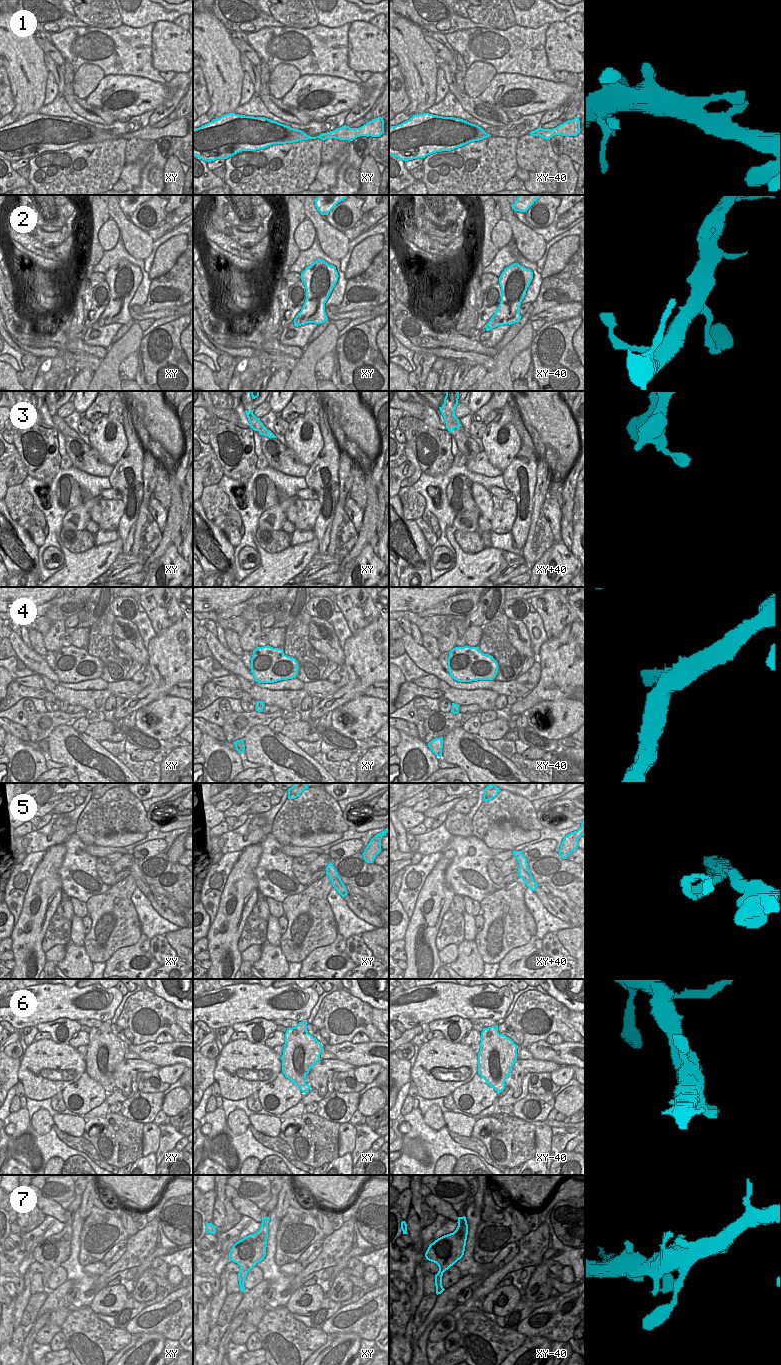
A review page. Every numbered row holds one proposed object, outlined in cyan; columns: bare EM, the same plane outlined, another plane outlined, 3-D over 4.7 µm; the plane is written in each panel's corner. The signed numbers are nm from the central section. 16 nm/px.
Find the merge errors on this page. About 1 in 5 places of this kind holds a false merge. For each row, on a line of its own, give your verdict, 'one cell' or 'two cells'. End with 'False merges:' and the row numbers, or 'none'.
1: one cell
2: one cell
3: one cell
4: one cell
5: two cells
6: one cell
7: one cell
False merges: 5

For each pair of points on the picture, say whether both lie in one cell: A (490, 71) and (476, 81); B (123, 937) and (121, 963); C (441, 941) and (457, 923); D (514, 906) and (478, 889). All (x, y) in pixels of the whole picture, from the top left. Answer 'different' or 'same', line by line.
A: same
B: different
C: same
D: different

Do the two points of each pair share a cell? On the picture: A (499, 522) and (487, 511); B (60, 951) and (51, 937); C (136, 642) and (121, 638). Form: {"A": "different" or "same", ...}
{"A": "different", "B": "different", "C": "same"}

